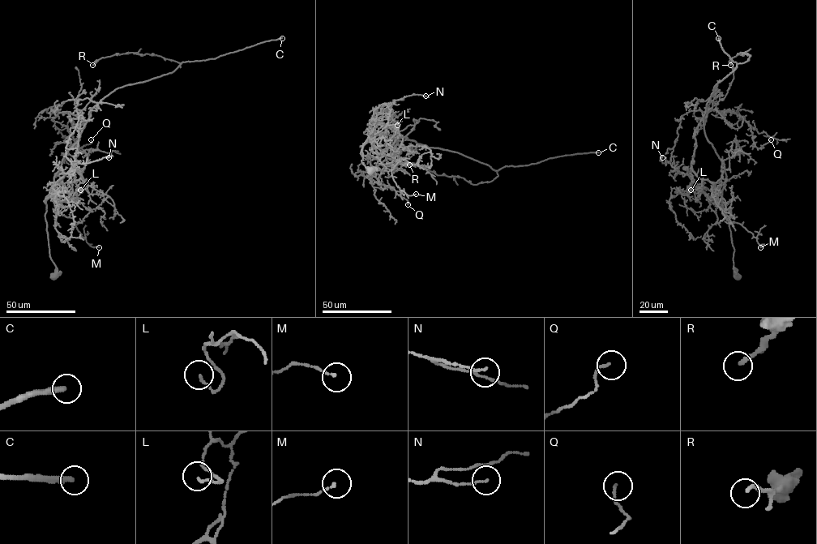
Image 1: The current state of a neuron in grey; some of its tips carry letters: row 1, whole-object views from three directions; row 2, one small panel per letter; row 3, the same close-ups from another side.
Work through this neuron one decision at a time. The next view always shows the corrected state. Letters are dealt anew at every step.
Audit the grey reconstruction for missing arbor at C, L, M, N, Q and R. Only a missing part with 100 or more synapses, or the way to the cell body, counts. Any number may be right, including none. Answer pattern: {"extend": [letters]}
{"extend": ["C"]}

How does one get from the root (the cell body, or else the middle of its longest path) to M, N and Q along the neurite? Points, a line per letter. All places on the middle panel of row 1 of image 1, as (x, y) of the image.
M: (370, 171), (361, 160), (369, 137), (378, 153), (407, 160), (397, 163), (391, 176), (400, 190), (416, 194)
N: (370, 171), (372, 167), (365, 168), (361, 162), (362, 147), (390, 110), (387, 104), (412, 94), (425, 96)
Q: (370, 171), (362, 147), (379, 124), (390, 125), (396, 152), (370, 178), (408, 204)

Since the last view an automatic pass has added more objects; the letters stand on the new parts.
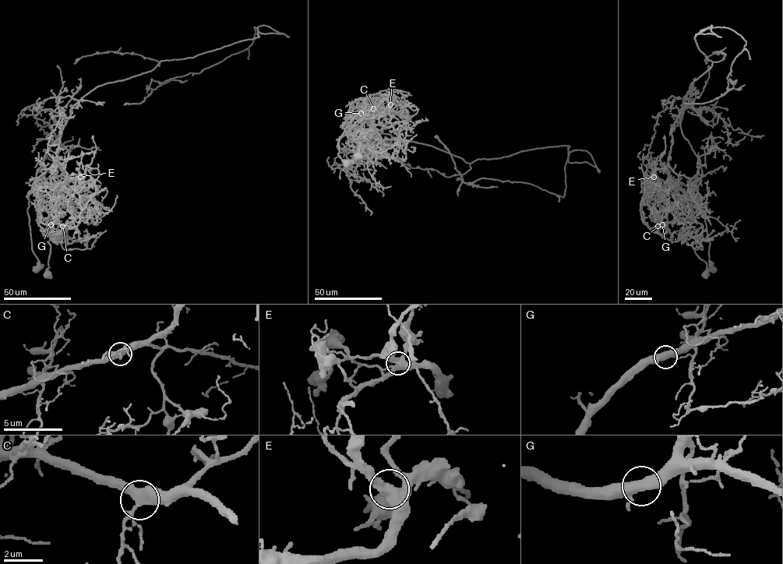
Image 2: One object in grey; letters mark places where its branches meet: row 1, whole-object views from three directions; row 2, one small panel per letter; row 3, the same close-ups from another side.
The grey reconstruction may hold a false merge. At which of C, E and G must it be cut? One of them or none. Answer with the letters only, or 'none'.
G

